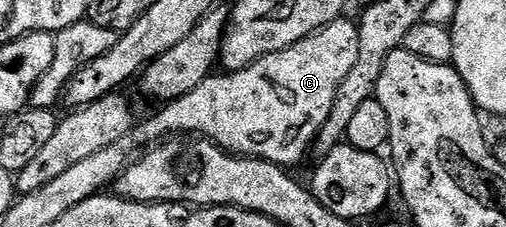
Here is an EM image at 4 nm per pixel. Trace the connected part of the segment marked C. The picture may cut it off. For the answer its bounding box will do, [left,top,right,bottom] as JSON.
[131,16,359,168]

